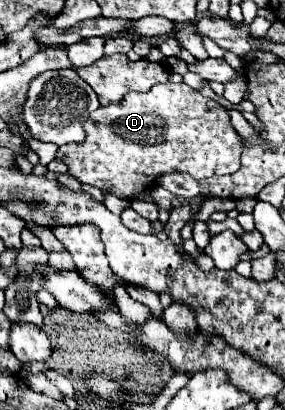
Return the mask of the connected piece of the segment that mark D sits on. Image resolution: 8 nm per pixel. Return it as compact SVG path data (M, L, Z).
M163 83L151 87L147 93L129 93L119 103L111 103L93 111L85 123L85 141L59 147L57 159L61 159L73 177L83 183L91 183L103 191L109 191L121 199L137 199L147 187L153 187L155 177L163 173L189 173L195 179L231 175L241 167L241 139L233 129L227 109L213 99L203 97L197 89L185 83Z

